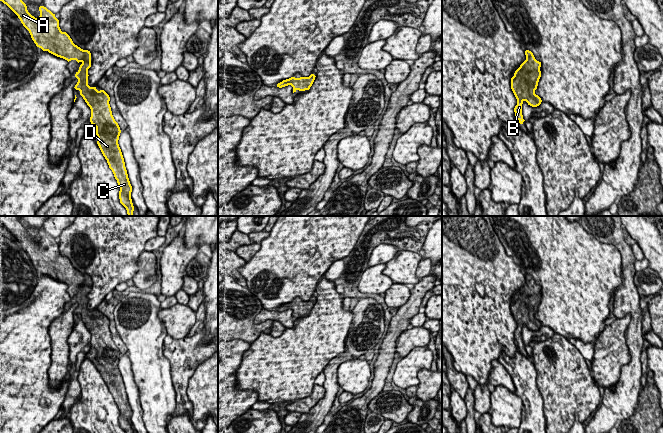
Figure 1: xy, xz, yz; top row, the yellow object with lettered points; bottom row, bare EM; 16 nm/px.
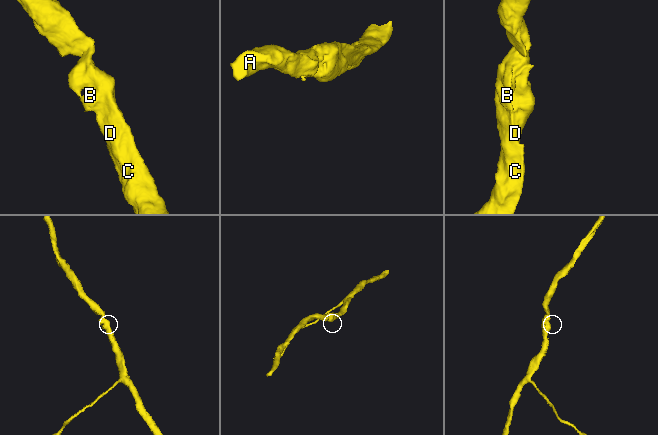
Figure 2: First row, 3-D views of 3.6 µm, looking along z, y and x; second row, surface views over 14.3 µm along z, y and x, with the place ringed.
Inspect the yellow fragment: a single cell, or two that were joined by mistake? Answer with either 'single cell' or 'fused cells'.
single cell

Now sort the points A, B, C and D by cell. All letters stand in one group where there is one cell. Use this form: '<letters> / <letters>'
A B C D

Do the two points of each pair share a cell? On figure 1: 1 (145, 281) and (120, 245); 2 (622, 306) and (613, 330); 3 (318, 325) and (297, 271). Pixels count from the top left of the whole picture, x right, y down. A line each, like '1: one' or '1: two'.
1: two
2: two
3: two

